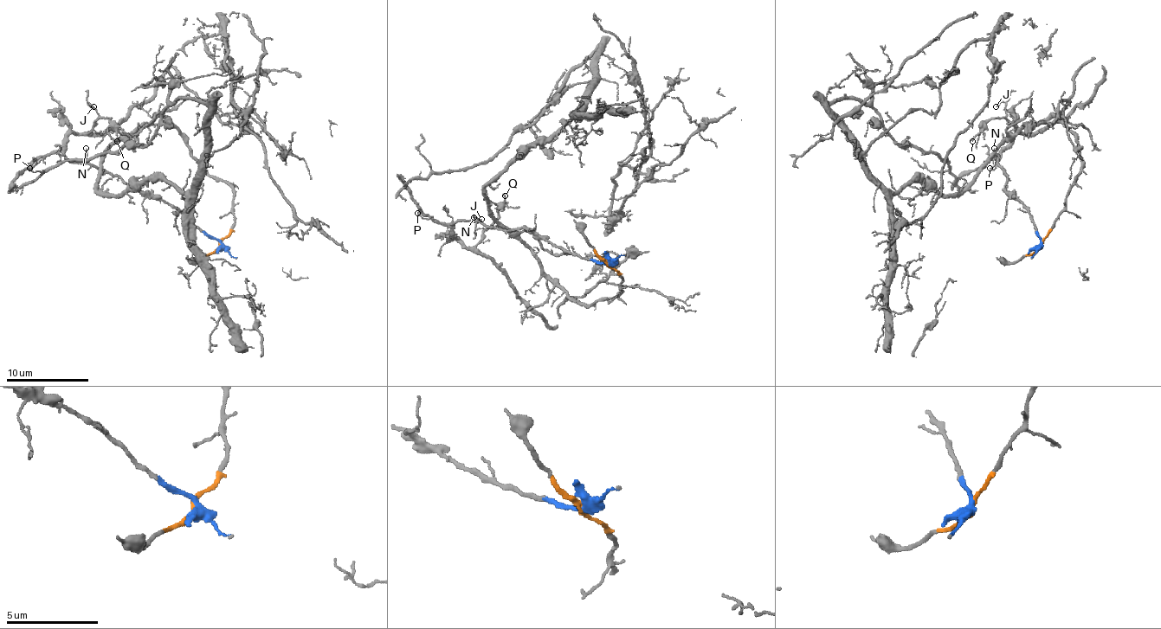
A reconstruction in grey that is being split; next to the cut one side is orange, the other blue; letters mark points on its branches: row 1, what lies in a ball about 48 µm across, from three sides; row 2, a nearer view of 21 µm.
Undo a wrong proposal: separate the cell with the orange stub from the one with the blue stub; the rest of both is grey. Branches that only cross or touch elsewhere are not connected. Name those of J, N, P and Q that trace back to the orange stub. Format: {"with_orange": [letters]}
{"with_orange": []}

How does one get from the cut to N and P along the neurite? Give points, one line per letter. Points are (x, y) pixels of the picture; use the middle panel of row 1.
N: (607, 264), (568, 253), (525, 229), (486, 227), (474, 221), (474, 216)
P: (607, 264), (568, 253), (525, 229), (490, 229), (477, 221), (435, 223), (418, 213)

